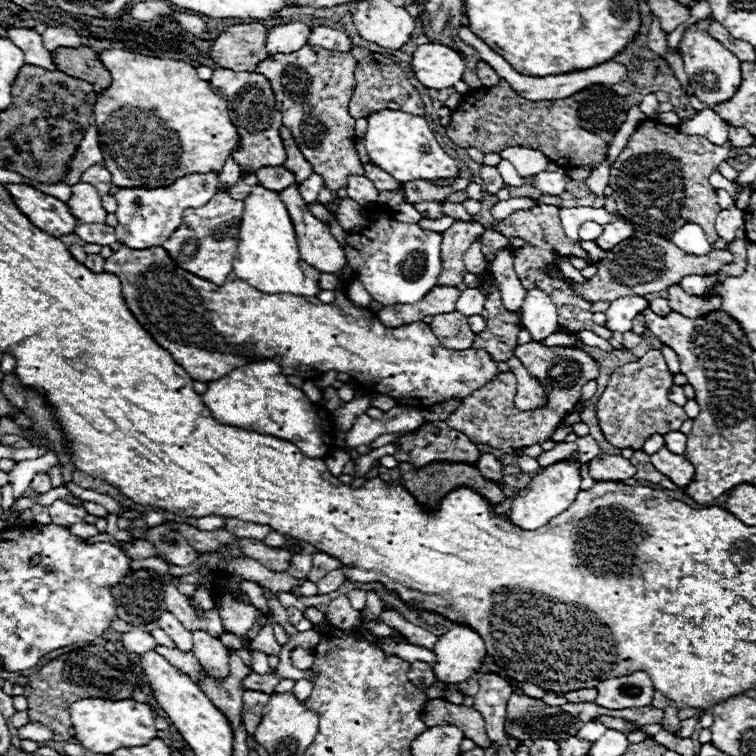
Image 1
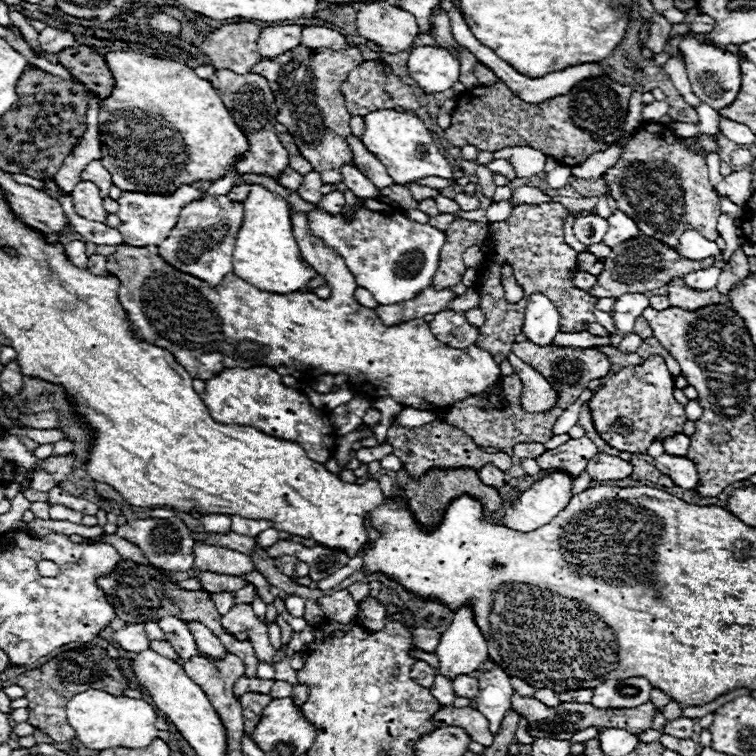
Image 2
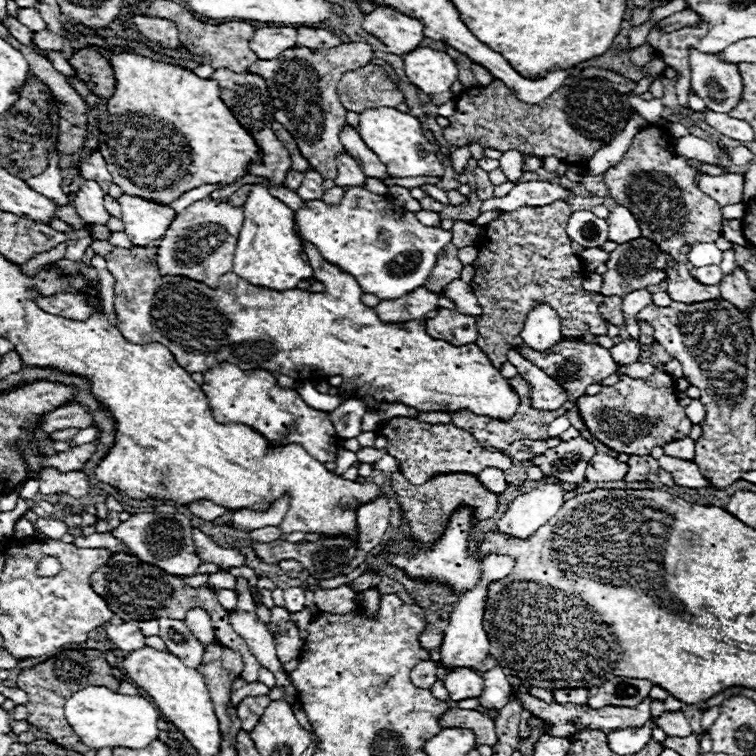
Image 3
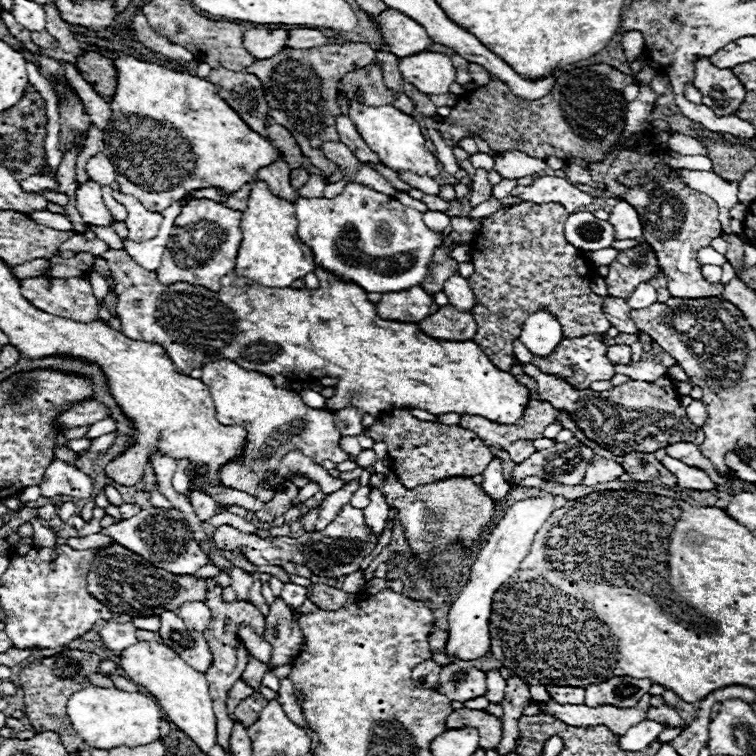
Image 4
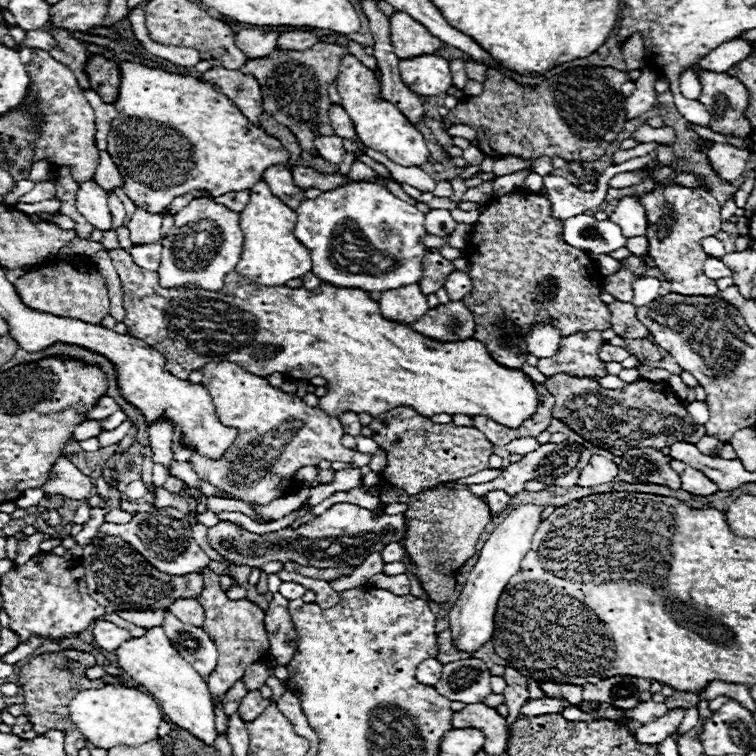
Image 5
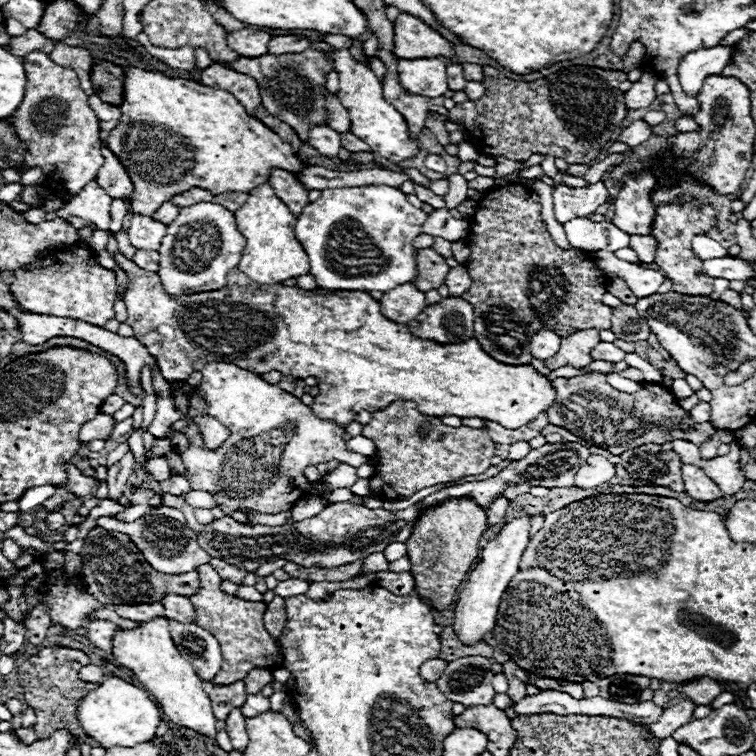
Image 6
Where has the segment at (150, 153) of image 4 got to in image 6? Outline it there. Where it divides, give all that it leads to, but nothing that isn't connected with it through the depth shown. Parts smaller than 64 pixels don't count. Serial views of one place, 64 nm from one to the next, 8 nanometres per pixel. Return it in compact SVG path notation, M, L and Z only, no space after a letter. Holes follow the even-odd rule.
M102 60L100 64L92 66L90 78L94 84L94 92L104 102L112 106L118 106L122 102L118 106L122 116L116 128L106 138L106 144L112 154L124 164L126 172L132 176L134 214L152 216L164 202L168 202L180 192L186 192L188 188L204 188L214 196L220 192L250 192L256 186L268 182L268 172L272 168L284 168L296 174L304 166L292 152L292 148L280 140L280 136L276 136L260 120L250 118L244 106L240 106L238 100L224 90L214 90L194 80L170 78L160 72L150 72L134 66L122 70L120 66L108 60Z

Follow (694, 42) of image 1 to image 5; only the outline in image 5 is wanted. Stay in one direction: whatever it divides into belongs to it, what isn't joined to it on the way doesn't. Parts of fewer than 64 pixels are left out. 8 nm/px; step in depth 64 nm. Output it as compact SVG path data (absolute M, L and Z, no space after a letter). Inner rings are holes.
M700 72L700 84L702 94L698 100L714 118L712 130L750 138L752 128L744 118L748 106L746 86L734 76L728 76L728 72Z

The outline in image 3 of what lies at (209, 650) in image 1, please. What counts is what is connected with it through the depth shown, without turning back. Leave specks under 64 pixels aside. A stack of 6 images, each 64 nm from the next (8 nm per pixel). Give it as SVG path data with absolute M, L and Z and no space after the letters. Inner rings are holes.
M192 608L192 610L186 614L184 622L186 622L188 630L190 630L204 646L216 642L216 636L214 636L214 632L212 632L212 624L210 624L210 616L208 616L202 608Z

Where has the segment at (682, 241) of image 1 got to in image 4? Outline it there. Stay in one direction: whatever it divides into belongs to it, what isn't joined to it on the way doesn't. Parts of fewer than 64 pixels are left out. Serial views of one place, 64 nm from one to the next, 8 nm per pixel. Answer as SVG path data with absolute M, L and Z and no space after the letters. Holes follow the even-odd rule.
M706 246L706 248L698 250L698 264L700 266L704 266L704 264L718 264L718 266L722 266L726 260L724 254L716 252L712 246Z

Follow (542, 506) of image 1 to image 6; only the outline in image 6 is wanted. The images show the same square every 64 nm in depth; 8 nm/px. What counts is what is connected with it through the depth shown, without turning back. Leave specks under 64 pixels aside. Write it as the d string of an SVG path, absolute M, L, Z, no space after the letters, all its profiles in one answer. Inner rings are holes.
M528 514L506 522L500 528L500 532L492 540L488 540L488 544L482 548L480 560L478 560L476 568L468 574L466 586L454 604L452 628L456 628L456 638L462 644L476 644L478 640L486 638L488 632L492 632L492 628L496 624L496 614L498 614L498 604L502 600L502 594L506 592L512 576L518 572L520 558L528 546L530 524L532 524L532 516L528 516Z

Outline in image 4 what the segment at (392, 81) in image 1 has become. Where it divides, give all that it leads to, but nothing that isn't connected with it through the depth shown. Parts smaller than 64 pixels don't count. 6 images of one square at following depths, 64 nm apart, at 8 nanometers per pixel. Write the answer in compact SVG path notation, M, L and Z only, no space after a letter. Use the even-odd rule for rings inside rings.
M368 64L360 70L348 72L344 78L344 90L340 92L342 98L350 104L350 100L354 98L354 92L360 90L360 102L368 104L368 106L382 106L382 104L394 104L396 94L386 88L384 84L384 72L378 64Z

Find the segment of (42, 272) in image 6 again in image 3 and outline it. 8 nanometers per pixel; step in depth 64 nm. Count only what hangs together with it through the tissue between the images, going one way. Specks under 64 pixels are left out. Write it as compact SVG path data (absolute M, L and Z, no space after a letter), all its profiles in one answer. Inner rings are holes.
M56 294L52 298L38 298L36 300L40 304L40 308L44 312L50 312L50 314L60 314L64 318L78 318L78 320L84 320L90 316L92 308L88 304L84 304L78 296L72 296L72 294Z

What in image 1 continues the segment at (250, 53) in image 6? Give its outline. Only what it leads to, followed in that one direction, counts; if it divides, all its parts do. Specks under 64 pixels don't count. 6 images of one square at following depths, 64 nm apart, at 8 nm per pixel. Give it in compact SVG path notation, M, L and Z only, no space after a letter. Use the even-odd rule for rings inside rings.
M302 22L270 28L268 40L266 40L268 54L292 54L292 52L296 52L298 48L308 44L310 32L312 32L312 28L302 24Z

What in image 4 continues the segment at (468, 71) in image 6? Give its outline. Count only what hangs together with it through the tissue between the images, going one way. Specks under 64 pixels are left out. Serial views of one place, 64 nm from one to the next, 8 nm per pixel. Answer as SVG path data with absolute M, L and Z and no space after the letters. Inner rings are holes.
M470 64L468 70L470 70L472 80L474 80L478 86L484 86L484 84L490 82L490 72L488 72L486 68L482 68L480 64Z

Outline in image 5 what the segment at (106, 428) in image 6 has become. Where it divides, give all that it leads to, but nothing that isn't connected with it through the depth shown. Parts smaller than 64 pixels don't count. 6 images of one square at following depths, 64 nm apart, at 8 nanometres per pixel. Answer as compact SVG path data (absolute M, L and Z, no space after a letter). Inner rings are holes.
M82 422L82 424L78 424L76 430L74 430L74 440L96 438L98 434L102 434L102 430L100 430L100 422Z

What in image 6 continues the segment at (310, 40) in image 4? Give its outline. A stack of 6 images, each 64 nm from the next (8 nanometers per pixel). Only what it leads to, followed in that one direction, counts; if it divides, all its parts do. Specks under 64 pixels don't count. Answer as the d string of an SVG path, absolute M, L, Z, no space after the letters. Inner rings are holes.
M276 36L270 40L270 54L286 54L286 52L304 52L310 46L308 38L300 36Z

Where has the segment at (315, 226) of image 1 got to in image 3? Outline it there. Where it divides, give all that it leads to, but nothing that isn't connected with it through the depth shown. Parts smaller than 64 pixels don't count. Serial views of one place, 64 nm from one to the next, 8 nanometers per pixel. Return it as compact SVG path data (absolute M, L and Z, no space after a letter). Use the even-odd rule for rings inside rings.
M300 238L302 244L304 244L304 254L308 256L310 265L313 267L313 272L316 273L316 280L320 280L324 286L326 286L326 292L324 294L316 294L316 292L308 292L308 290L288 290L288 292L276 292L276 290L268 290L268 288L256 288L252 284L248 284L246 280L242 280L240 276L236 276L234 272L230 274L224 274L222 280L220 280L220 286L216 290L208 288L206 284L200 284L196 280L188 280L184 276L162 276L160 270L158 270L158 264L154 258L148 258L146 250L144 248L132 248L132 250L126 250L126 248L114 248L114 252L106 254L106 262L108 262L108 270L112 272L114 280L116 280L116 290L114 290L114 306L116 306L116 314L118 314L118 328L120 332L130 340L130 342L138 342L138 344L146 344L146 342L160 342L164 344L176 358L176 362L190 374L194 372L200 372L204 374L206 370L210 370L212 366L216 364L222 364L222 362L230 362L230 364L236 364L238 368L242 370L254 370L254 368L264 368L264 370L270 370L272 374L286 374L294 380L310 380L310 378L316 378L316 376L342 376L344 382L342 386L338 388L340 392L348 394L350 398L364 398L366 406L370 410L376 410L378 404L382 400L388 400L388 402L402 402L406 406L412 406L416 410L422 410L422 412L458 412L458 410L472 410L474 414L480 414L480 416L492 416L492 418L498 418L498 420L508 420L514 416L520 400L518 396L512 392L512 388L508 386L508 380L500 374L498 368L492 366L492 362L488 360L488 356L476 346L476 344L468 344L468 346L452 346L444 340L434 340L430 334L426 334L426 322L424 320L410 320L410 322L396 322L396 324L384 324L378 316L376 316L376 310L370 308L370 306L364 306L362 304L362 288L356 284L356 280L352 280L352 276L348 276L348 272L344 272L342 268L336 268L336 264L328 264L324 260L324 256L320 256L320 250L314 246L314 244L308 244L308 240Z

